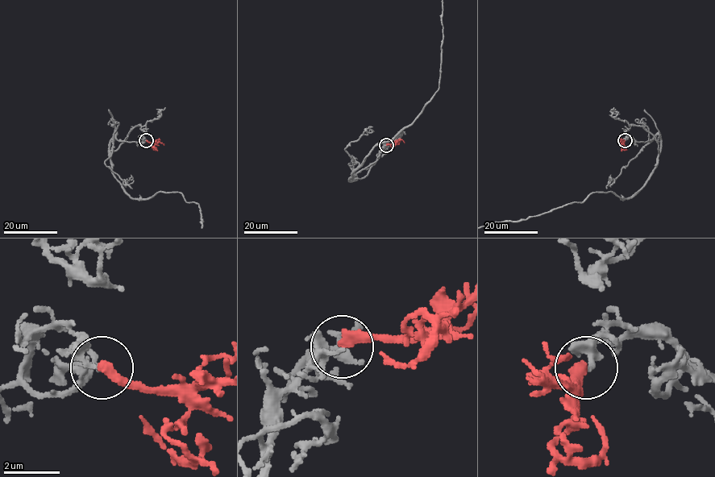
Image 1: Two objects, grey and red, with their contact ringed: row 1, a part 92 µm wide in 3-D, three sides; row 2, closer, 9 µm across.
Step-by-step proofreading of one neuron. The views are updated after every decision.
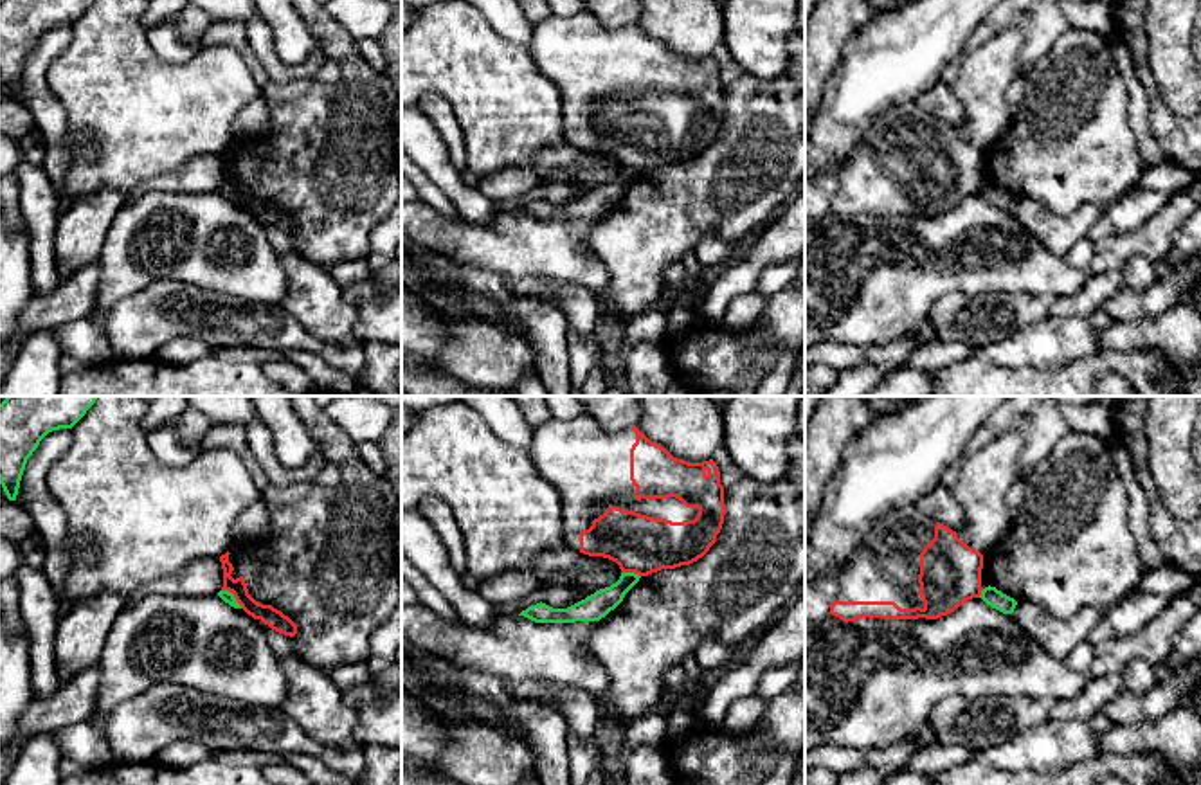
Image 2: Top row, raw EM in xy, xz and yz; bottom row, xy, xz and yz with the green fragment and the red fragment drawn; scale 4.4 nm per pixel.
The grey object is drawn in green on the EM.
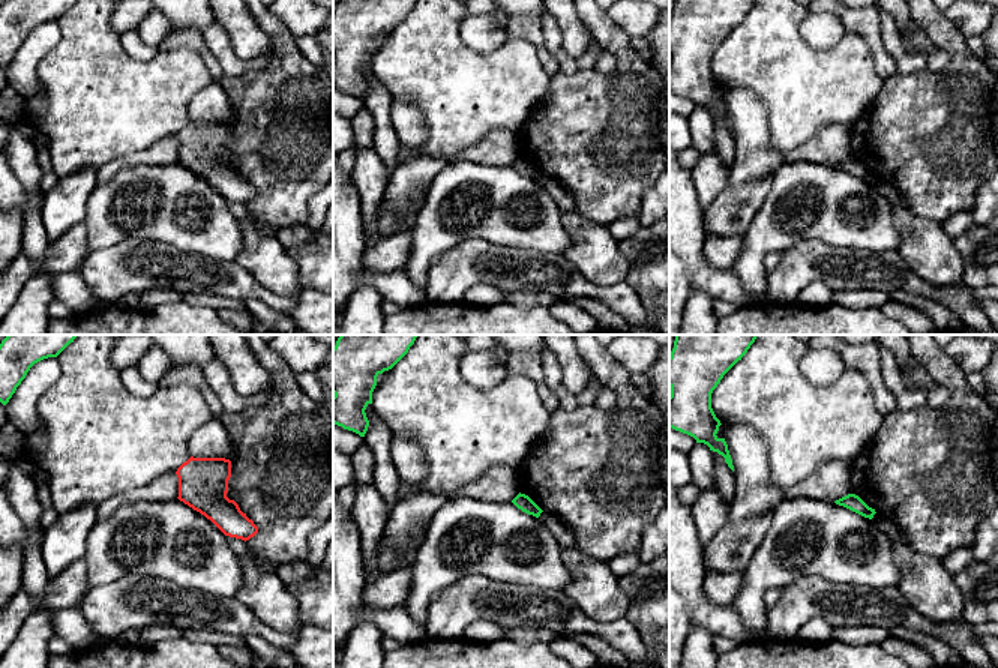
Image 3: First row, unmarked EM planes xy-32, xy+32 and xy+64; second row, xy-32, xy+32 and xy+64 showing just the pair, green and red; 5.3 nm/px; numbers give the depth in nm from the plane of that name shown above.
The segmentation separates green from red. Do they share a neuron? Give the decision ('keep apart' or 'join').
keep apart

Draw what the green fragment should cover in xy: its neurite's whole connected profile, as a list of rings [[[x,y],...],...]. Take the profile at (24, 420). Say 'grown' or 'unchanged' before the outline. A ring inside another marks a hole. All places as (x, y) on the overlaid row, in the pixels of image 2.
unchanged; [[[7,396],[0,403],[0,484],[16,501],[27,459],[52,430],[72,429],[97,396]]]

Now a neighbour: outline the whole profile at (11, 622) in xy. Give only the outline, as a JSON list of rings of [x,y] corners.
[[[14,578],[0,580],[0,630],[11,637],[27,637],[27,627],[20,612],[20,591]]]

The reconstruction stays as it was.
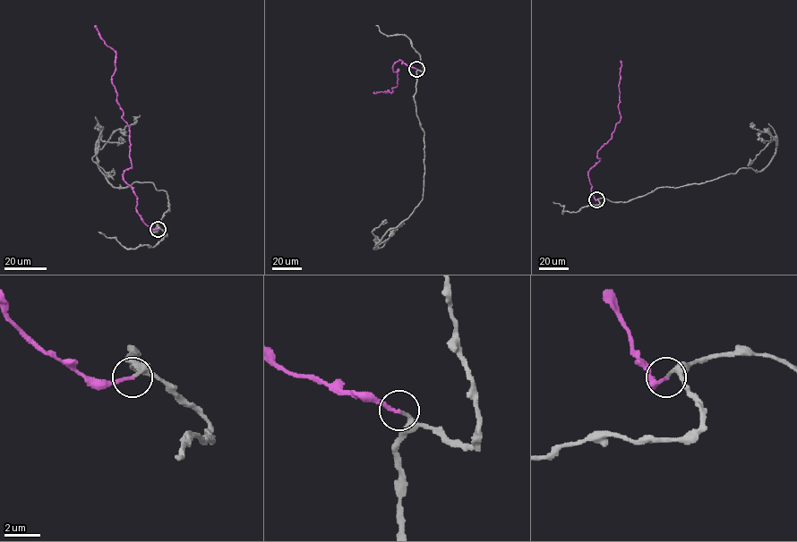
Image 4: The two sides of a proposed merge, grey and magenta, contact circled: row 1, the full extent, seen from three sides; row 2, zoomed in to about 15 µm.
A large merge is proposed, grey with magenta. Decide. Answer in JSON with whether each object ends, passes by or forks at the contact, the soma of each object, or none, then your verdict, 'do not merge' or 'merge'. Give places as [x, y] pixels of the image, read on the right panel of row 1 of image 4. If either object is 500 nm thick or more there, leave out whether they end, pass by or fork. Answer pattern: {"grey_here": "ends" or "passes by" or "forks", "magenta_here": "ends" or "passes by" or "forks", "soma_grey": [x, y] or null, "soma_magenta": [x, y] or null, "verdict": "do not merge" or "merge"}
{"grey_here": "ends", "magenta_here": "ends", "soma_grey": null, "soma_magenta": null, "verdict": "merge"}

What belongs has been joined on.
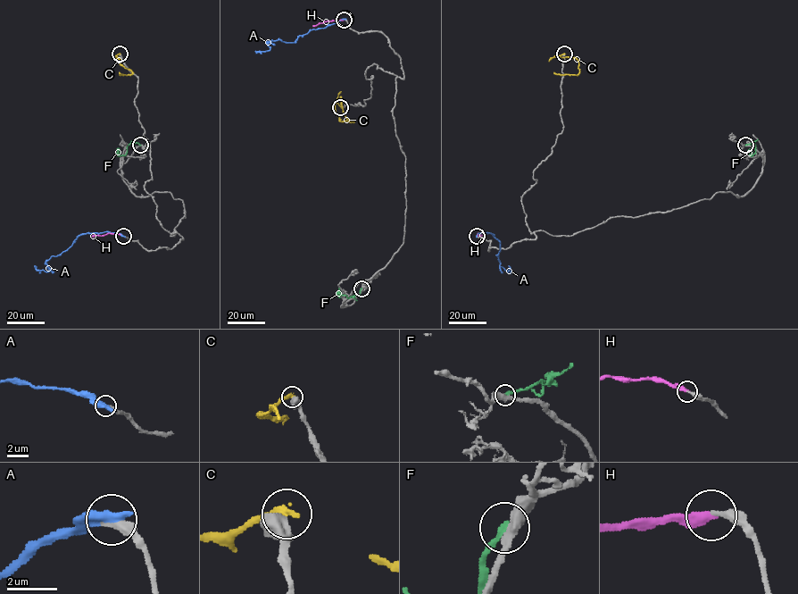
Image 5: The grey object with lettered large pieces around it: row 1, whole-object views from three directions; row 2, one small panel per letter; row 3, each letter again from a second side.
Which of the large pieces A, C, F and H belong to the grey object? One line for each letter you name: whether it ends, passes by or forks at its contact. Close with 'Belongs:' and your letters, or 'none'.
H: it ends there
Belongs: H

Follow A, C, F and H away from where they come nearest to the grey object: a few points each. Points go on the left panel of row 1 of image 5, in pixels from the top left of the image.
A: (123, 236), (104, 231), (81, 234), (66, 250), (47, 261), (48, 271), (37, 270), (34, 265)
C: (120, 54), (114, 57), (118, 57), (120, 63), (132, 72), (127, 75), (119, 72)
F: (140, 145), (131, 142), (125, 154), (118, 154), (119, 149)
H: (123, 236), (107, 233), (92, 236)

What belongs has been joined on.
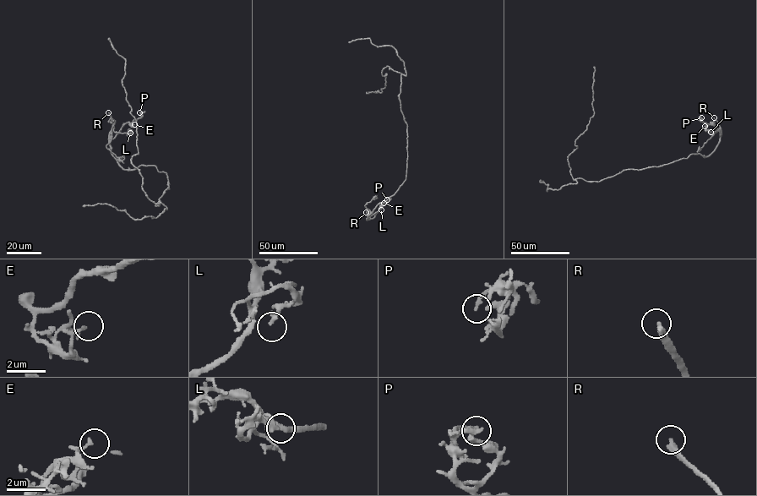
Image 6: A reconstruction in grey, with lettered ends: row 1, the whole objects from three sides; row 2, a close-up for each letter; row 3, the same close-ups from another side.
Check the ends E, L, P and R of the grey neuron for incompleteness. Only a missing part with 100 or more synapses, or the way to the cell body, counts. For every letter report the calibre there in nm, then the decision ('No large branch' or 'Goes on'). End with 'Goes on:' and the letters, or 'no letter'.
E: Thickness 100 nm. No large branch
L: Thickness 240 nm. No large branch
P: Thickness 150 nm. No large branch
R: Thickness 300 nm. Goes on
Goes on: R

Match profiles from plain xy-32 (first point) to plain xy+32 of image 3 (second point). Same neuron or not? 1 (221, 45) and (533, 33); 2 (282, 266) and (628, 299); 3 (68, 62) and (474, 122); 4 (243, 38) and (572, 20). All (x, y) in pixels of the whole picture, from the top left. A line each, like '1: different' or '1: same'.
1: different
2: different
3: same
4: same

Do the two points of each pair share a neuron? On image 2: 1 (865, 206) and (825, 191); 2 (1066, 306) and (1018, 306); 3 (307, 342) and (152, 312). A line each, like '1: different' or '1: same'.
1: different
2: different
3: same

